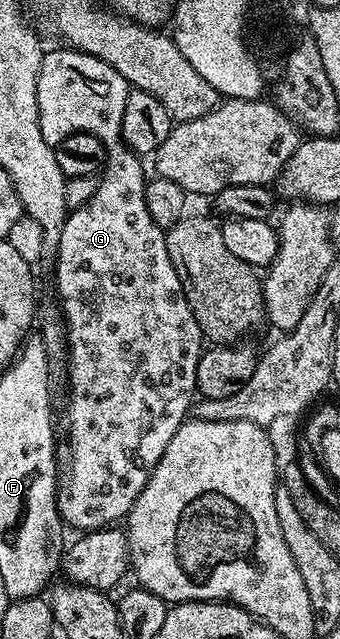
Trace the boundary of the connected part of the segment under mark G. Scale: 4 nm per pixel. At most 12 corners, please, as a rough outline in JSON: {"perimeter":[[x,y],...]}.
{"perimeter":[[47,49],[54,146],[98,187],[54,286],[70,358],[58,513],[125,519],[196,398],[204,339],[122,141],[132,89]]}

